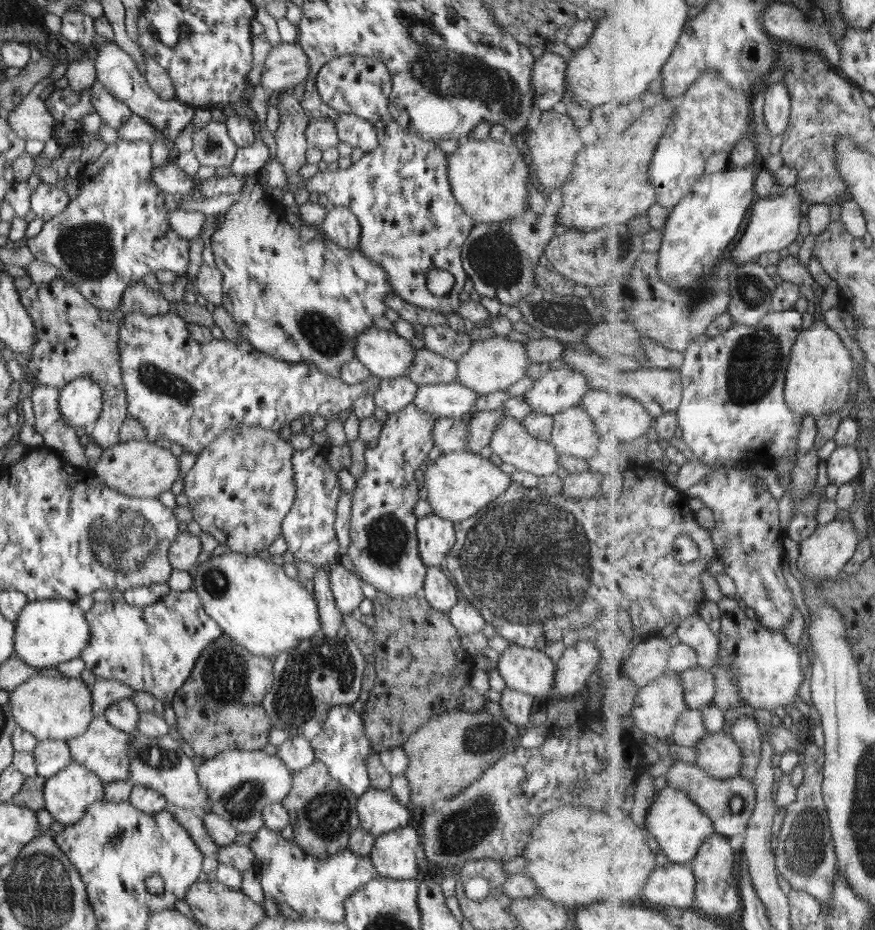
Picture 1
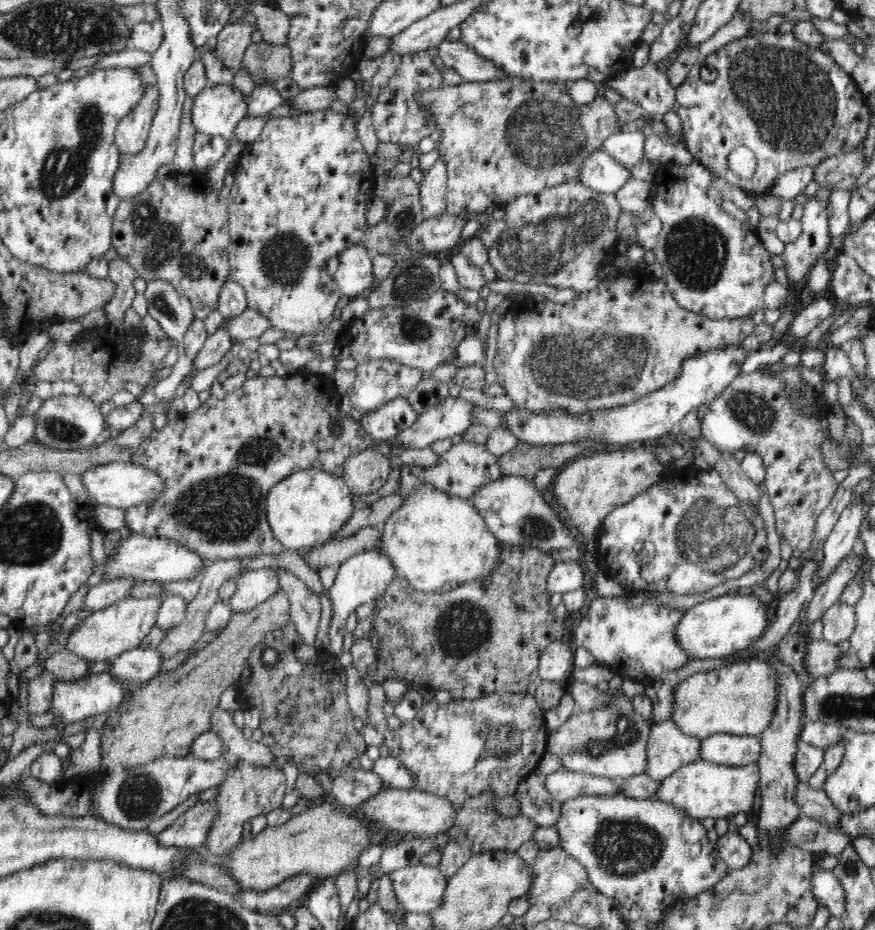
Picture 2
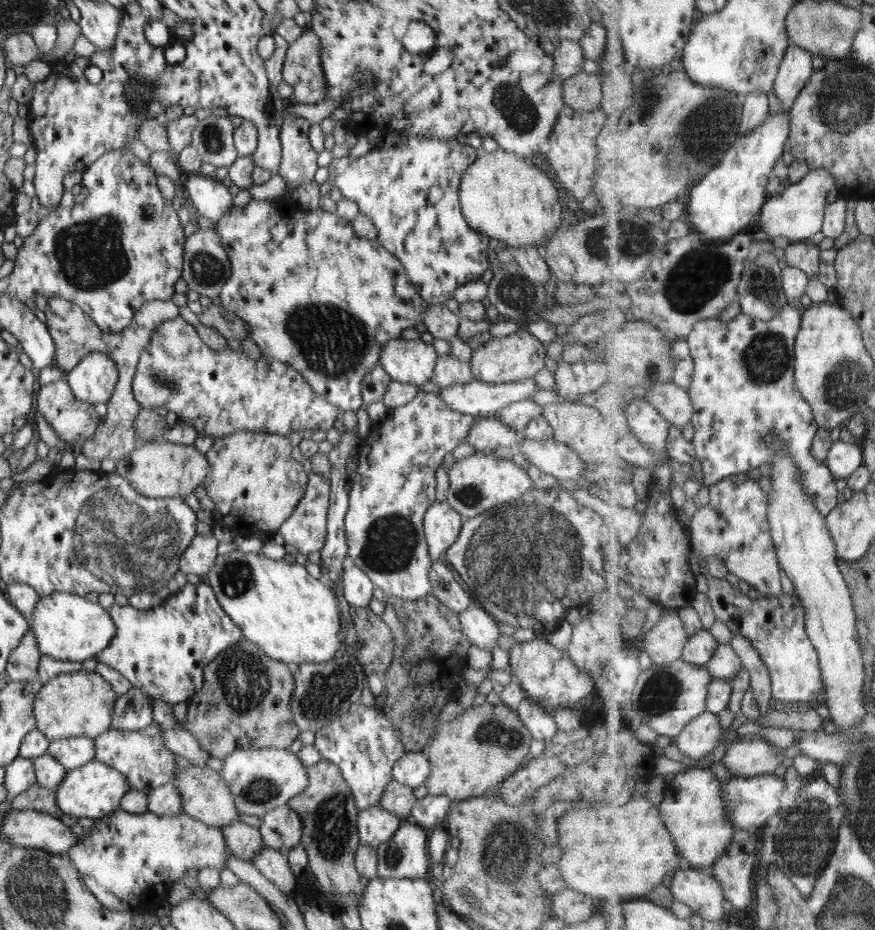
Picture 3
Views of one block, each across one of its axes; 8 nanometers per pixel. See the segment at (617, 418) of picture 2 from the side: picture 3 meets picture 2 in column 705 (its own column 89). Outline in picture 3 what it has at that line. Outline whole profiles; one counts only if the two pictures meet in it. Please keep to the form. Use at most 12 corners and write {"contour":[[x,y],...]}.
{"contour":[[86,354],[64,378],[73,396],[94,406],[112,397],[118,368]]}

